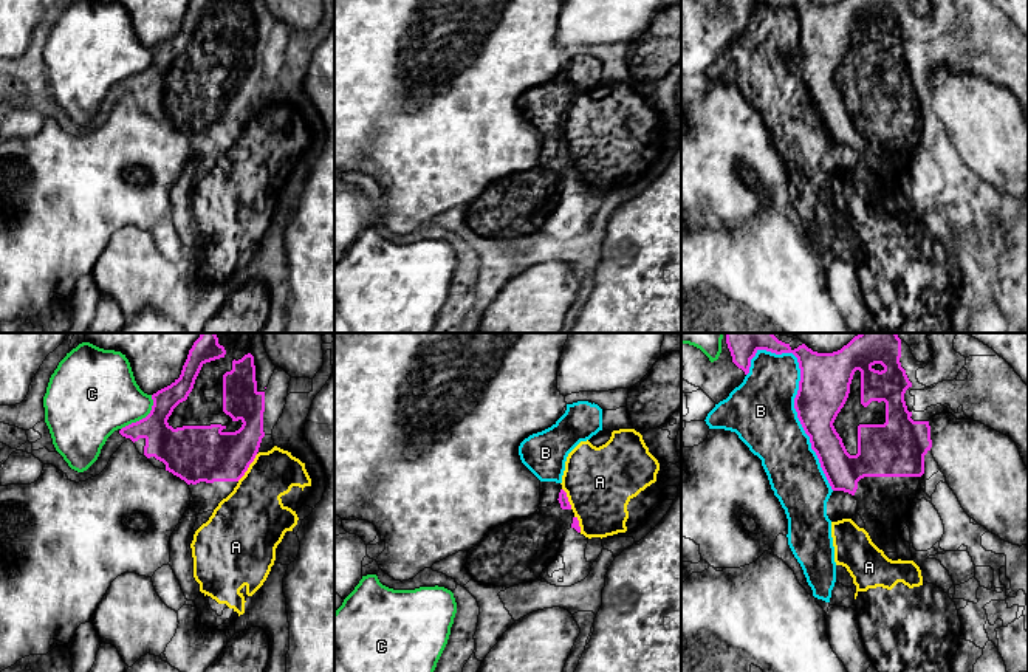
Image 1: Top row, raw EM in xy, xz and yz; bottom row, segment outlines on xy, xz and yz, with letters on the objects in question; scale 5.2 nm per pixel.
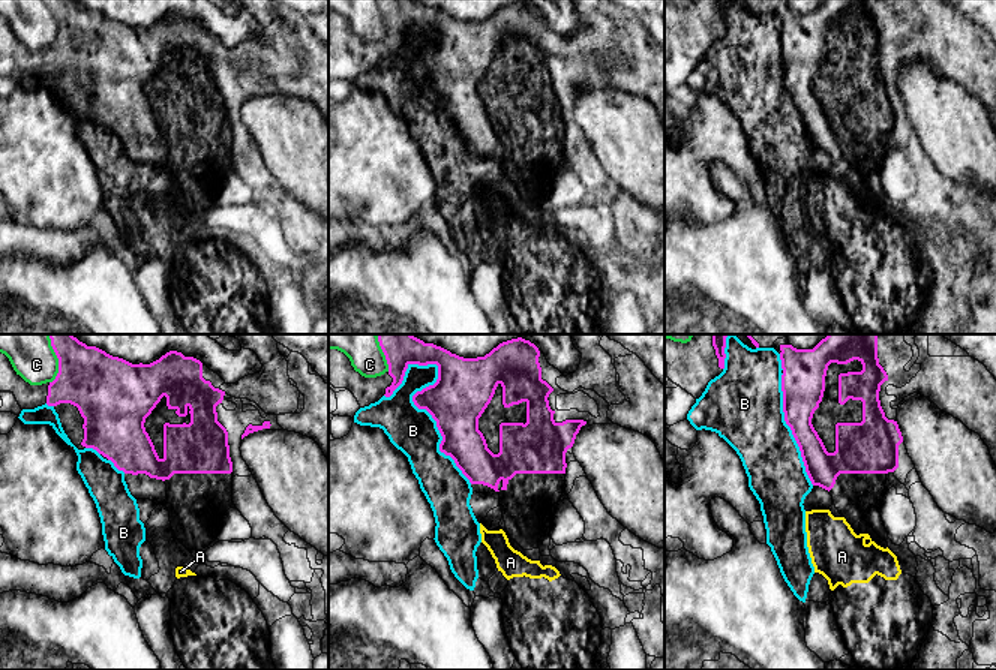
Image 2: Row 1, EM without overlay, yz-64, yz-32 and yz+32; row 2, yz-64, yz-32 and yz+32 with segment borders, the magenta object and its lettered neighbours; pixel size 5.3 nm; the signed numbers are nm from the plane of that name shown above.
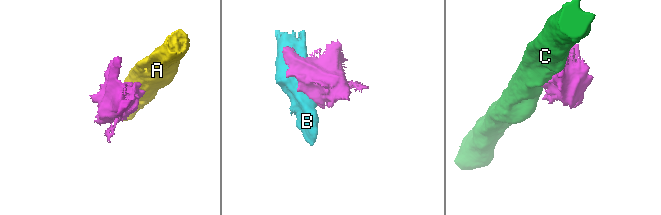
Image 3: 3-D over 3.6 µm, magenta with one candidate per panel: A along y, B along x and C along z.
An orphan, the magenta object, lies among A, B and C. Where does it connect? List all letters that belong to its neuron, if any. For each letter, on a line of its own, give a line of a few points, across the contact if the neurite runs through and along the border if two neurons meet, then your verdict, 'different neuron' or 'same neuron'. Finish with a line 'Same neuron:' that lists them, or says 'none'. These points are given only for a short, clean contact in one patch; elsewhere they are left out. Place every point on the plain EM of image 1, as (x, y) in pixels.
A: different neuron
B: different neuron
C: different neuron
Same neuron: none

